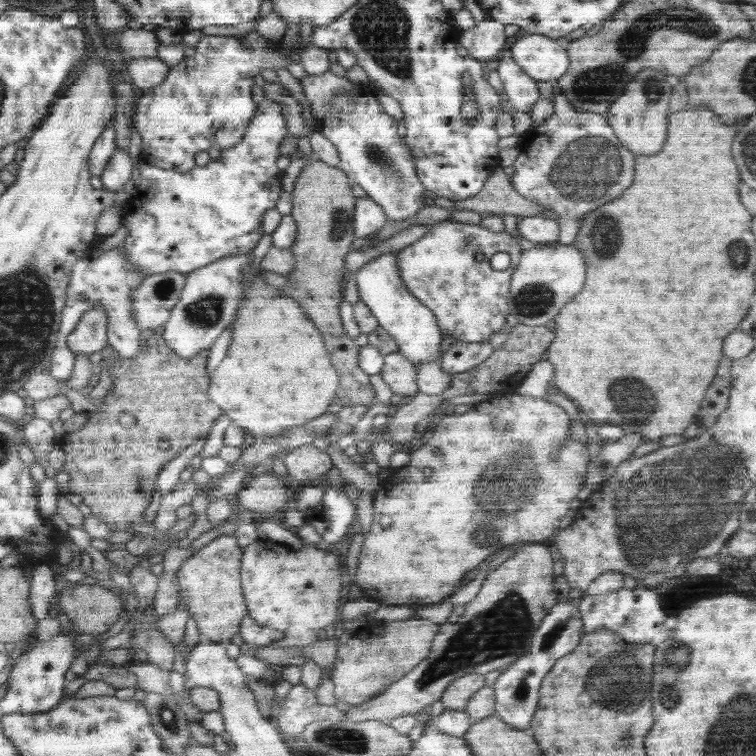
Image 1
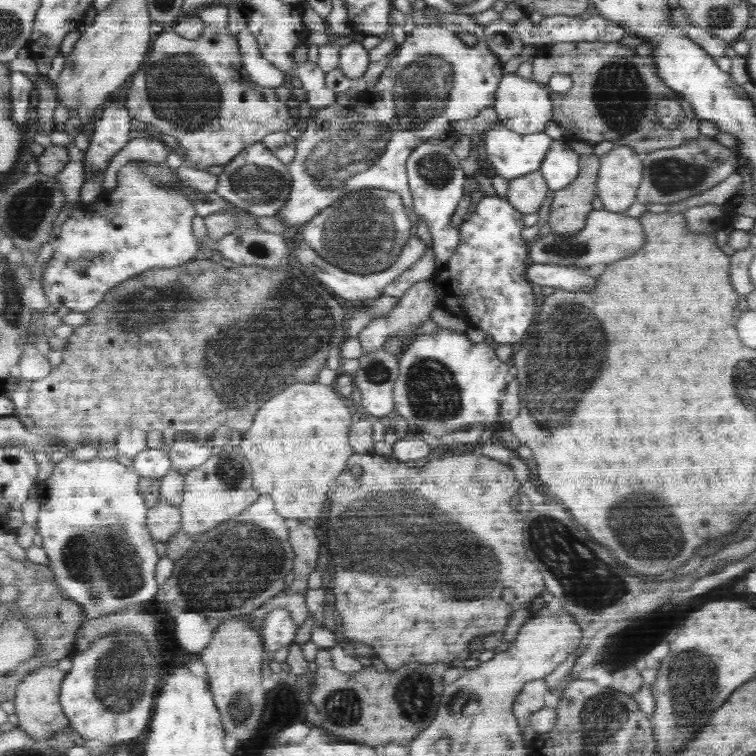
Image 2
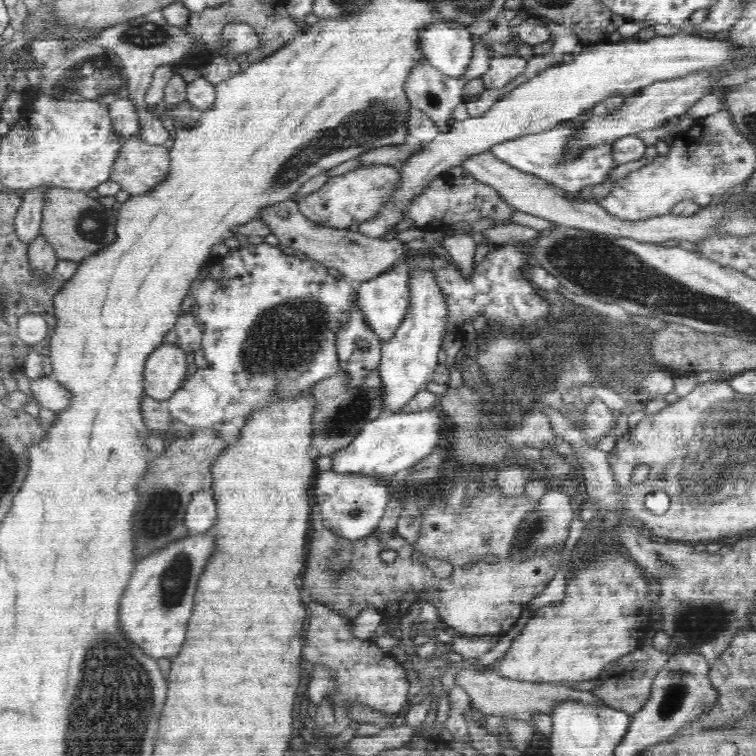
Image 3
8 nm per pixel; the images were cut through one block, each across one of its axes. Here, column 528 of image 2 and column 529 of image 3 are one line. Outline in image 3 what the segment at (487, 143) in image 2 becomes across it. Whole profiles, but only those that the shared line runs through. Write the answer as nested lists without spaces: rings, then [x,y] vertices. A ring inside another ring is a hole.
[[[569,120],[562,123],[557,128],[552,128],[552,130],[536,132],[535,134],[528,134],[528,136],[502,142],[489,151],[511,167],[536,175],[538,178],[554,184],[554,187],[558,187],[558,190],[566,190],[566,192],[578,192],[582,188],[592,190],[596,184],[602,184],[604,176],[614,168],[612,151],[614,151],[613,144],[615,142],[598,144],[594,148],[582,148],[582,152],[578,152],[578,156],[569,156],[568,152],[564,152],[564,144],[566,144],[568,138],[571,138],[572,142],[572,138],[574,138],[572,134],[576,132],[576,128],[568,126],[570,124]]]

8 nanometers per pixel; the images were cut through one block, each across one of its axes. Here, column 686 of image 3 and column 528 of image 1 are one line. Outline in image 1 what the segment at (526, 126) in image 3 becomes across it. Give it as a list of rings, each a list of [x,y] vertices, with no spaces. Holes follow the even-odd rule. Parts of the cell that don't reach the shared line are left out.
[[[521,33],[513,46],[507,49],[512,60],[519,64],[519,68],[537,81],[556,81],[562,78],[566,74],[566,68],[570,67],[570,56],[566,56],[566,50],[542,34]]]

